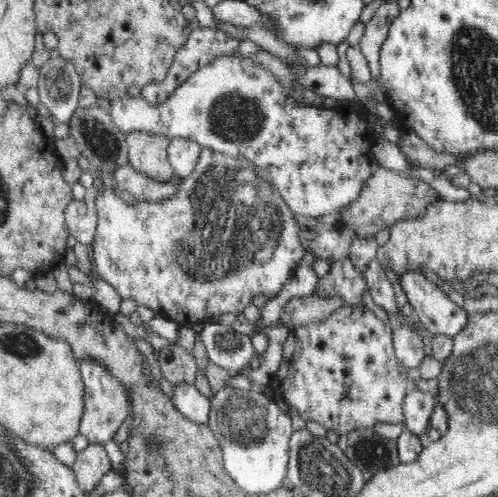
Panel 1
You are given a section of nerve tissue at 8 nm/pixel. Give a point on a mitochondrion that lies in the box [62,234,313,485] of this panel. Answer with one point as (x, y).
(248, 422)

